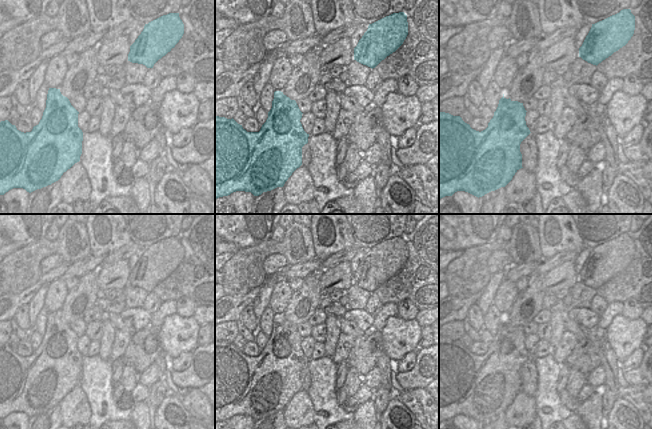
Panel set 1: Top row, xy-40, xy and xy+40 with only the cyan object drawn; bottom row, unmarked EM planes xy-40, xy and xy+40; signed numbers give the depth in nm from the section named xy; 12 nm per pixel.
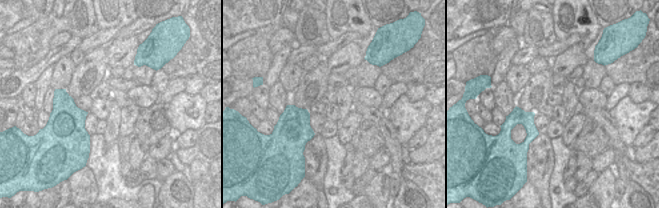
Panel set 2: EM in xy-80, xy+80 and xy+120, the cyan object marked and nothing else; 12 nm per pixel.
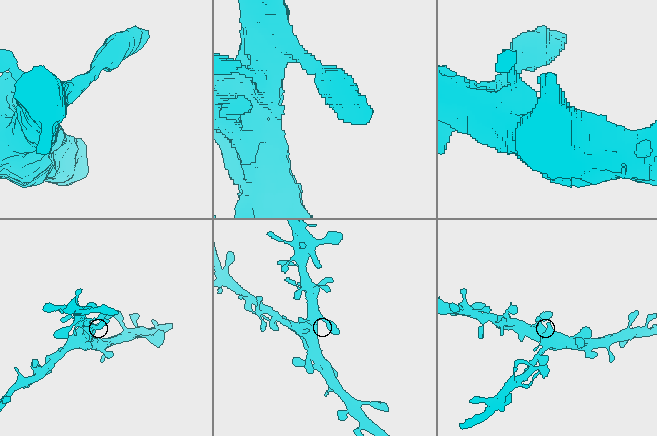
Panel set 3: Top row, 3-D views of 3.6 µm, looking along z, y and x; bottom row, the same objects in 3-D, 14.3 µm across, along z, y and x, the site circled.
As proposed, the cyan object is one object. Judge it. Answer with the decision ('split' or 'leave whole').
leave whole

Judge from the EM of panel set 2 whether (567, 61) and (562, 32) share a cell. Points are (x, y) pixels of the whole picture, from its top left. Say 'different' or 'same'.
different

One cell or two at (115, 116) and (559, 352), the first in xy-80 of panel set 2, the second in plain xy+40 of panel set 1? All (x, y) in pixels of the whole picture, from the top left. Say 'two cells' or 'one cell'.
two cells

